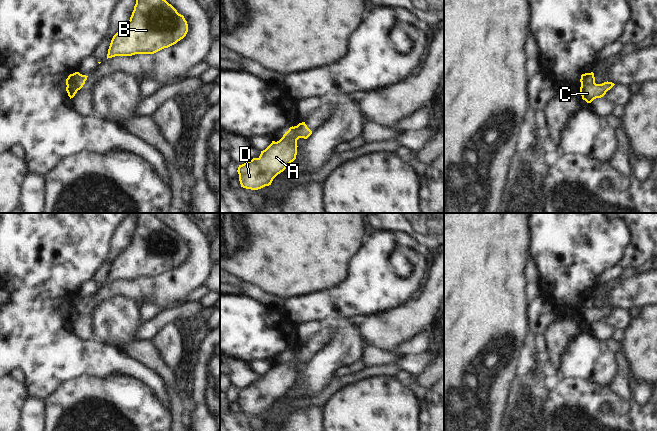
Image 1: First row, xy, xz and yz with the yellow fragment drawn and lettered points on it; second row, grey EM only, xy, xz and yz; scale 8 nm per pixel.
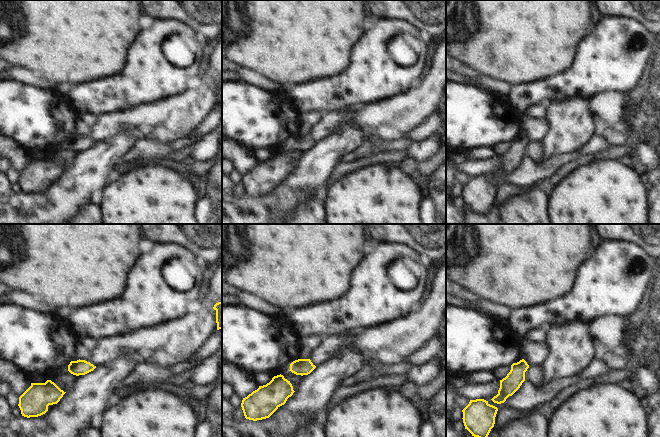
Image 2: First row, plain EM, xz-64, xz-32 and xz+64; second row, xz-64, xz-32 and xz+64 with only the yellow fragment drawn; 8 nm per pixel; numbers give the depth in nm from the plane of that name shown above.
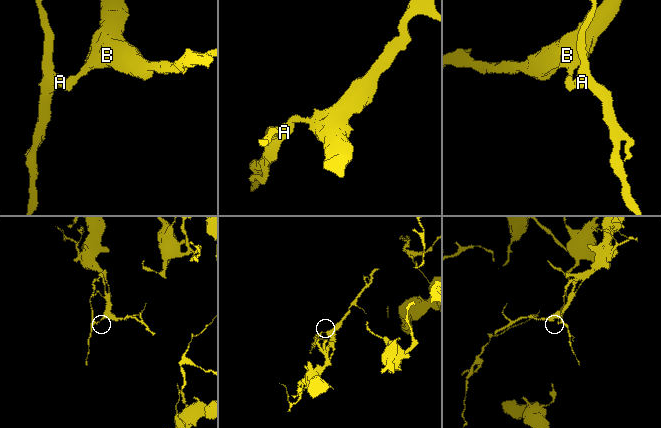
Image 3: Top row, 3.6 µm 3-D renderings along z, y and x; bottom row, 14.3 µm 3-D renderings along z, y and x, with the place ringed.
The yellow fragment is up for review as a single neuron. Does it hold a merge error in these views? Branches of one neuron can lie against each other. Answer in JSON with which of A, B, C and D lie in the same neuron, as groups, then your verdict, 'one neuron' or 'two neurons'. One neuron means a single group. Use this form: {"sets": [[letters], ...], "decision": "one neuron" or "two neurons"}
{"sets": [["A", "C", "D"], ["B"]], "decision": "two neurons"}

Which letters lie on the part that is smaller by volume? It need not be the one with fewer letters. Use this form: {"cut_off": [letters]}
{"cut_off": ["B"]}

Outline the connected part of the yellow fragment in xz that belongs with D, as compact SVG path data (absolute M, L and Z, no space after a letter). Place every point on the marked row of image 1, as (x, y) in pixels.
M296 126L292 131L288 130L285 132L283 137L272 143L263 151L258 158L253 158L252 160L239 165L238 174L241 187L251 190L258 190L265 186L271 185L273 179L283 172L286 167L296 159L297 155L297 140L299 139L296 134Z

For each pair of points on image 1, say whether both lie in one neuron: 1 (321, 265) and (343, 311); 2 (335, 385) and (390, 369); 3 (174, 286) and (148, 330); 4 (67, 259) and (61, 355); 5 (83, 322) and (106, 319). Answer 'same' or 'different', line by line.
1: different
2: same
3: different
4: same
5: different

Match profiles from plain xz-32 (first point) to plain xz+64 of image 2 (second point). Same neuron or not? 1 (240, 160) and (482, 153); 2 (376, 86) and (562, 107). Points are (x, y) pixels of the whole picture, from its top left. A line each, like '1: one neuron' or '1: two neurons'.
1: two neurons
2: two neurons

